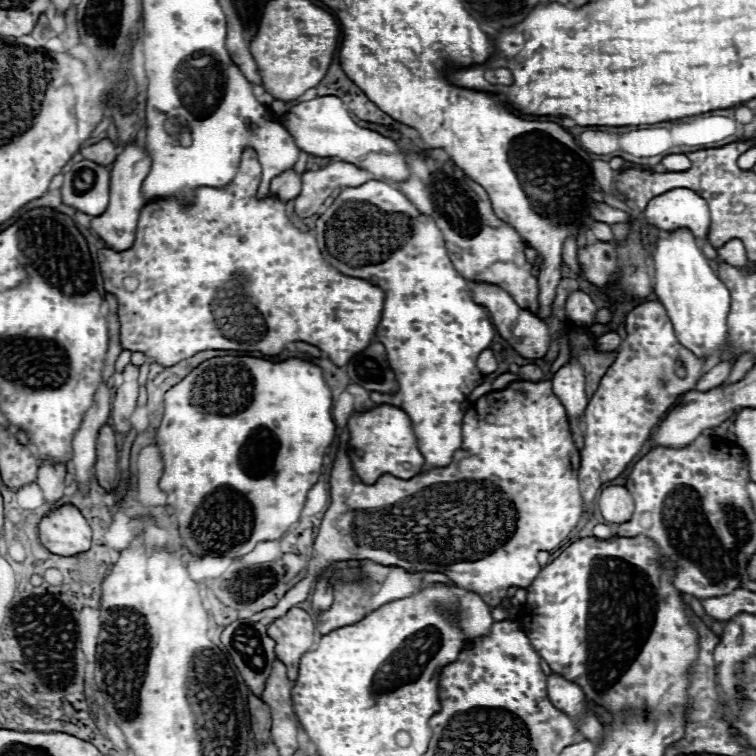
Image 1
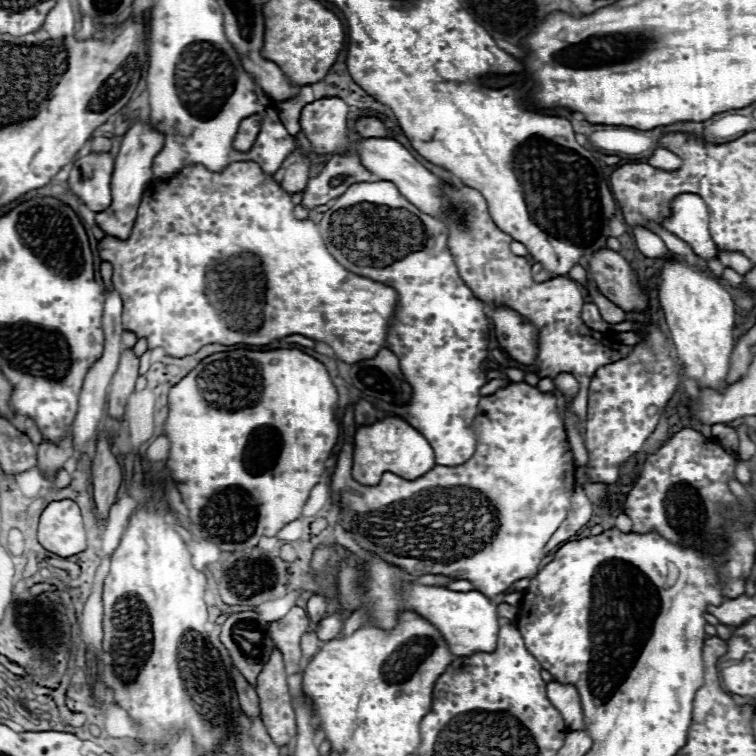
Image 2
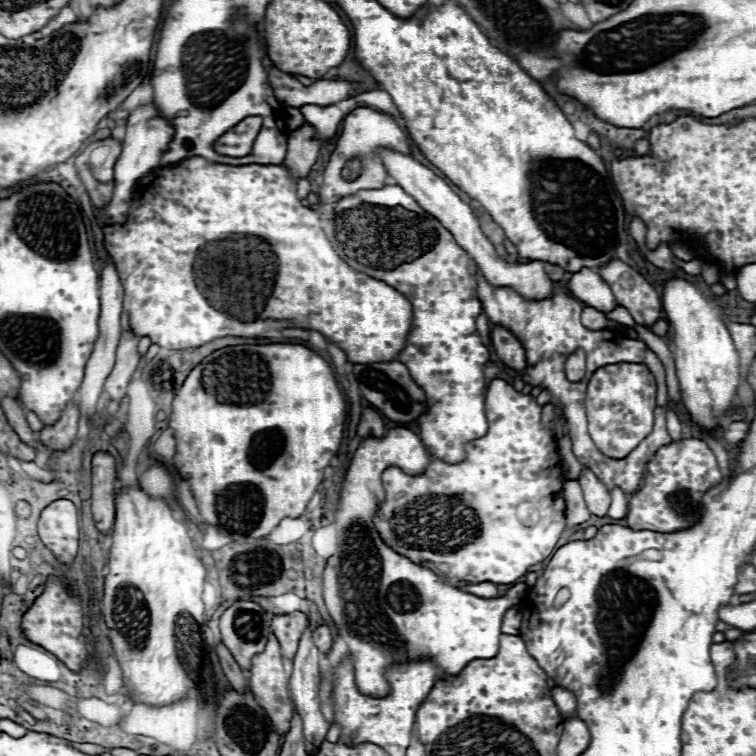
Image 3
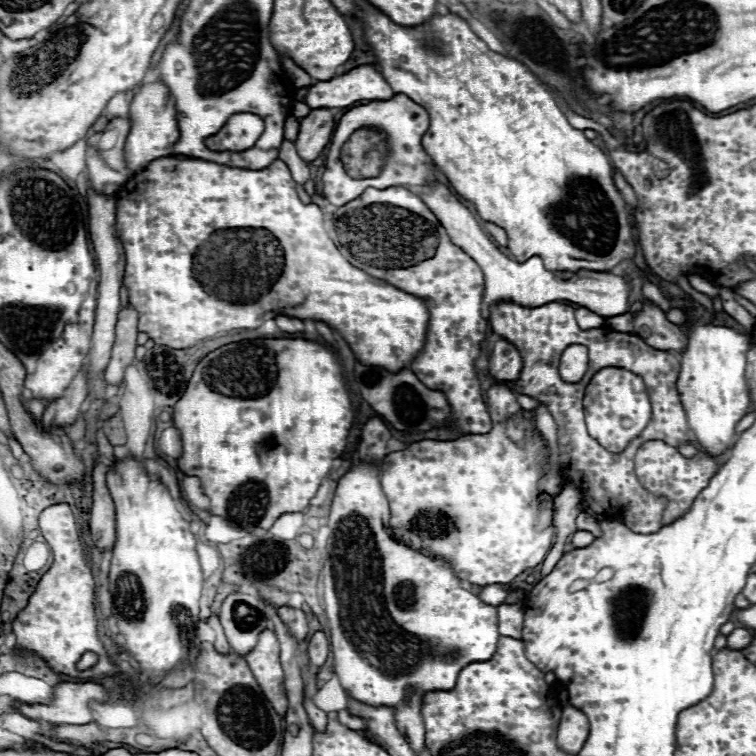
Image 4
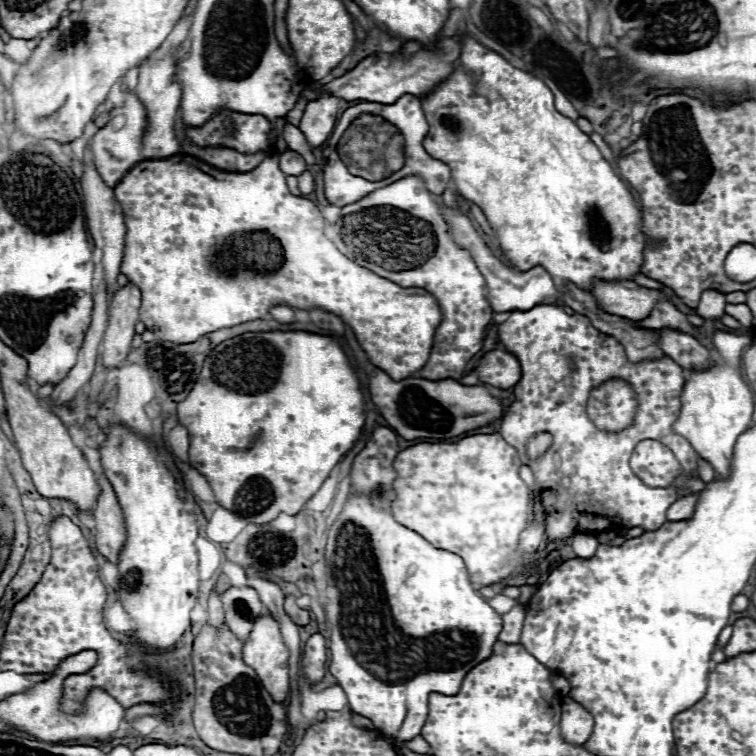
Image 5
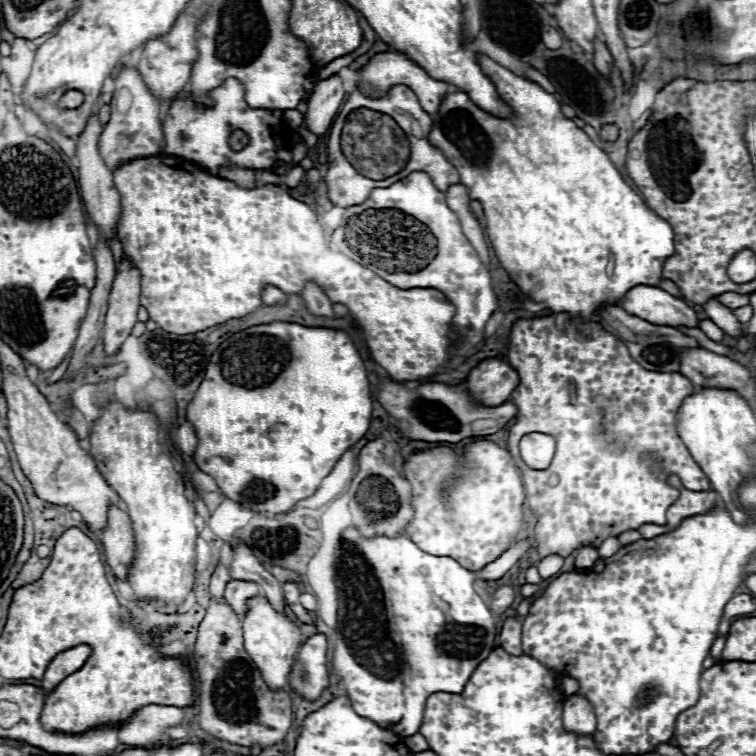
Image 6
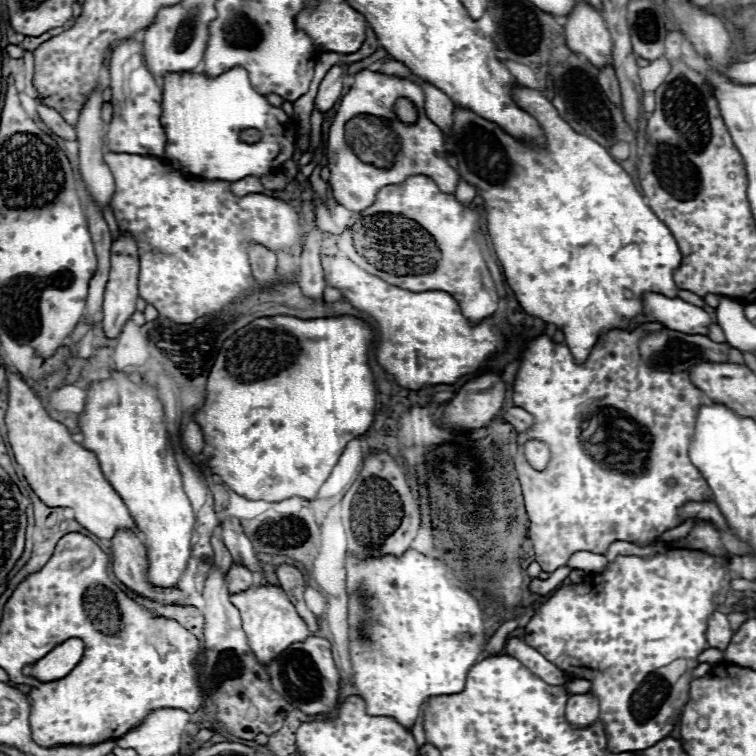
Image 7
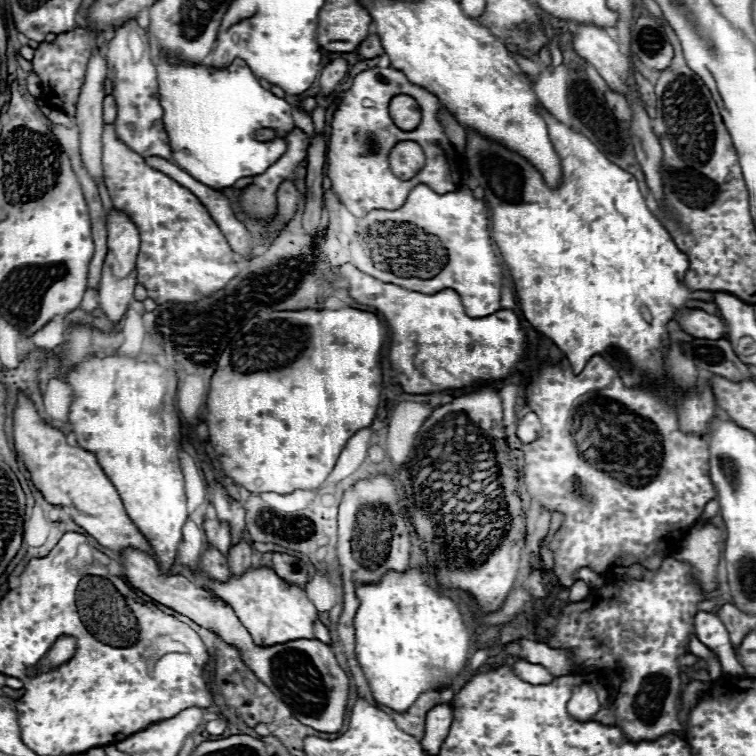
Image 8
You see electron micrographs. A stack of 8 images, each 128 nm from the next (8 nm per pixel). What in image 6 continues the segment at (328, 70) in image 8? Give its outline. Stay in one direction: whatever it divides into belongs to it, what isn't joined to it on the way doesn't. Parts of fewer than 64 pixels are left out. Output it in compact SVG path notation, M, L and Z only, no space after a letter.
M334 74L328 80L316 82L308 100L306 116L304 116L306 128L312 134L322 136L330 128L332 118L336 116L342 100L344 100L344 88L338 74Z

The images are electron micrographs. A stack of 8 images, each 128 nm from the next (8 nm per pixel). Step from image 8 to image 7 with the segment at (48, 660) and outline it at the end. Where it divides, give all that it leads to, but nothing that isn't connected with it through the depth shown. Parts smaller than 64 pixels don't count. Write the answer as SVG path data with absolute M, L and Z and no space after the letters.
M70 638L50 650L44 658L40 659L34 666L34 671L41 671L43 679L50 676L50 680L56 680L66 676L82 658L84 644L78 638Z

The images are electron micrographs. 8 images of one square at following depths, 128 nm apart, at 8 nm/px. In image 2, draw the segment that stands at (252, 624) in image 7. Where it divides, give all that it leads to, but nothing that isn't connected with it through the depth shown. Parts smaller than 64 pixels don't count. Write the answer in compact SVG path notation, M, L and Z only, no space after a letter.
M274 648L264 670L258 674L256 692L262 708L262 722L266 724L274 744L286 746L296 736L296 716L286 684L282 654Z

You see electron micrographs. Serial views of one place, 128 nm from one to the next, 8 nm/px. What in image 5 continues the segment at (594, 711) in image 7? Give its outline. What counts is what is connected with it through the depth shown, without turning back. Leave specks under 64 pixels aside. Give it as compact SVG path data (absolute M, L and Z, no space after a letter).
M564 698L562 720L560 720L562 740L568 744L574 744L574 746L582 746L590 738L592 728L594 728L592 716L580 704L576 704L572 698Z

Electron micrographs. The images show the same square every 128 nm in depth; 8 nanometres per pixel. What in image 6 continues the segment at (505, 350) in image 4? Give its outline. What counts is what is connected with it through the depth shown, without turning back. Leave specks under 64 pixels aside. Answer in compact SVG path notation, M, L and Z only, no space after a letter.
M486 358L468 374L468 392L484 406L506 402L518 386L518 372L504 358Z

